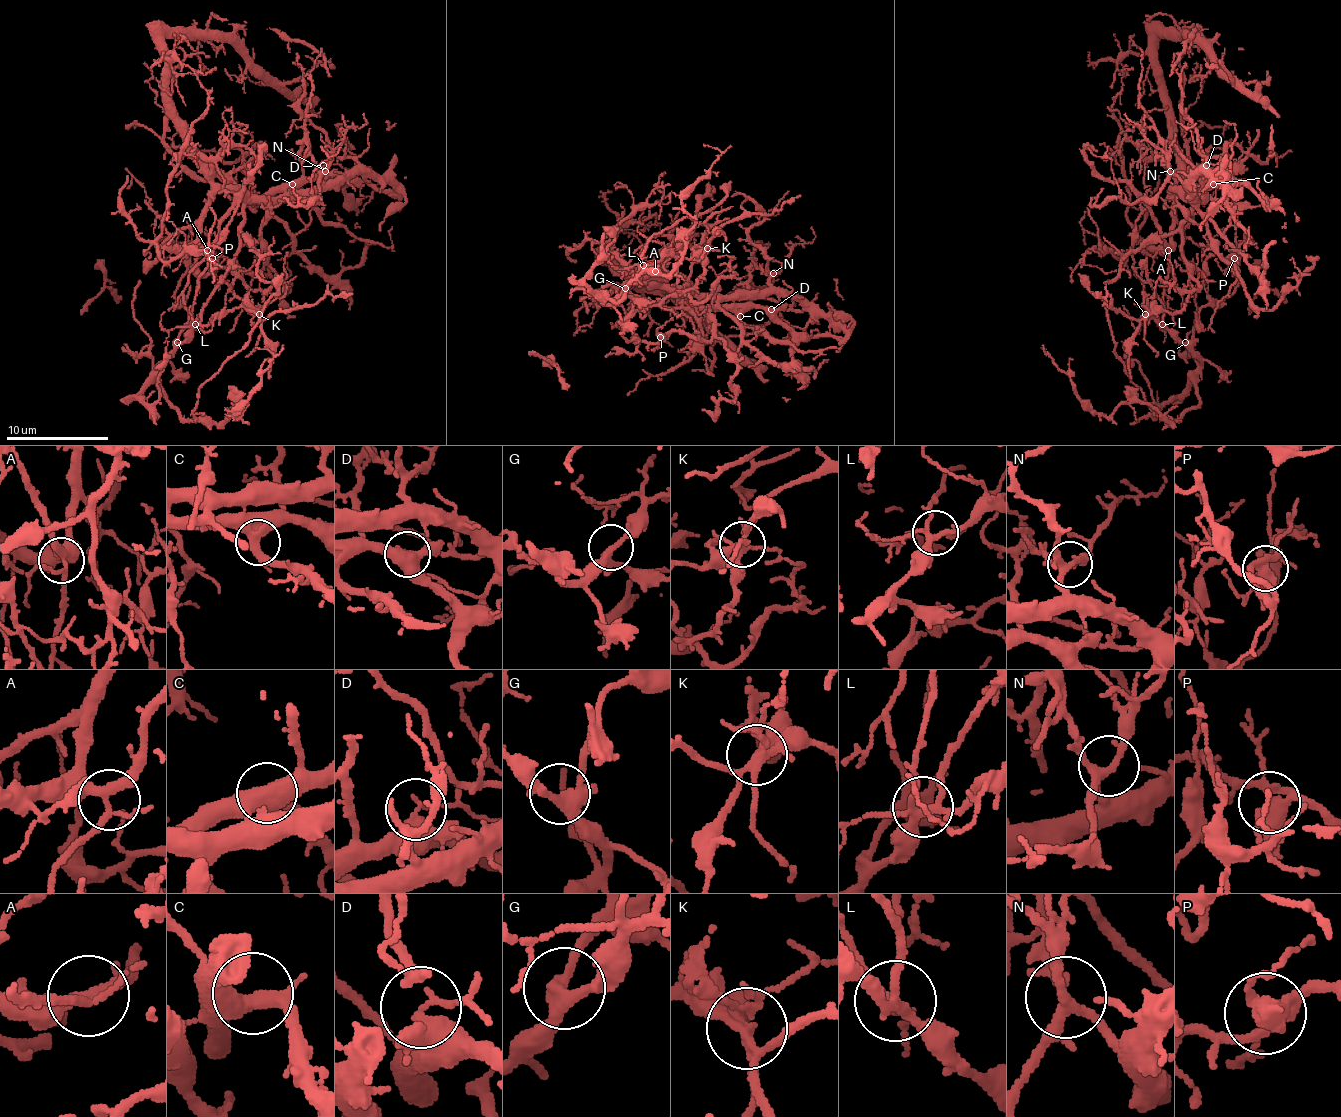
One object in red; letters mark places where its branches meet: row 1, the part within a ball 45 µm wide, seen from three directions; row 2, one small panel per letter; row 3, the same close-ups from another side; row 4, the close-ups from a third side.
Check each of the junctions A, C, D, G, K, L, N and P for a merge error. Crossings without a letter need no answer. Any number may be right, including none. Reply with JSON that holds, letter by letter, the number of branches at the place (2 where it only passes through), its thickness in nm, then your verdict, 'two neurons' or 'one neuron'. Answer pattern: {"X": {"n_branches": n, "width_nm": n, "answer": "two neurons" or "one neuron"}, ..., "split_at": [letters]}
{"A": {"n_branches": 4, "width_nm": 280, "answer": "one neuron"}, "C": {"n_branches": 3, "width_nm": 360, "answer": "one neuron"}, "D": {"n_branches": 3, "width_nm": 320, "answer": "two neurons"}, "G": {"n_branches": 3, "width_nm": 320, "answer": "one neuron"}, "K": {"n_branches": 7, "width_nm": 240, "answer": "two neurons"}, "L": {"n_branches": 5, "width_nm": 240, "answer": "one neuron"}, "N": {"n_branches": 5, "width_nm": 280, "answer": "one neuron"}, "P": {"n_branches": 5, "width_nm": 400, "answer": "one neuron"}, "split_at": ["D", "K"]}

